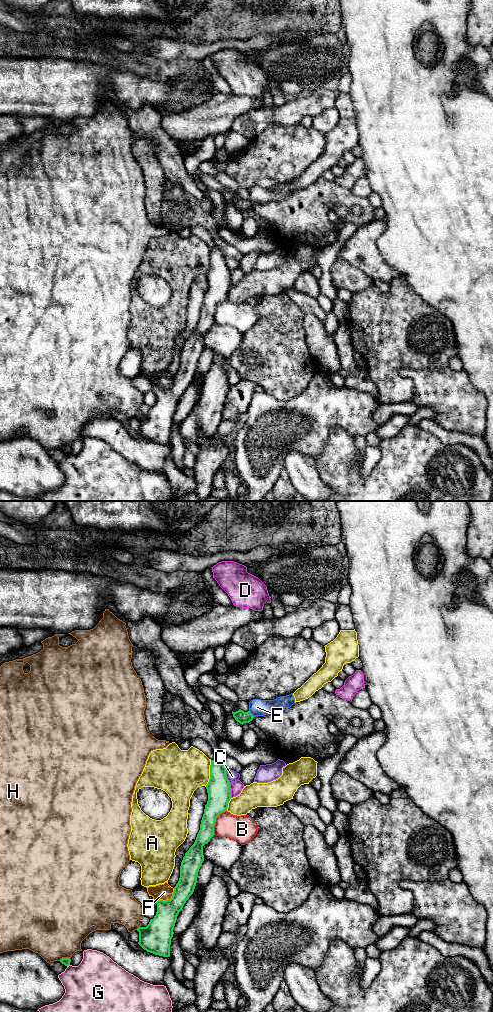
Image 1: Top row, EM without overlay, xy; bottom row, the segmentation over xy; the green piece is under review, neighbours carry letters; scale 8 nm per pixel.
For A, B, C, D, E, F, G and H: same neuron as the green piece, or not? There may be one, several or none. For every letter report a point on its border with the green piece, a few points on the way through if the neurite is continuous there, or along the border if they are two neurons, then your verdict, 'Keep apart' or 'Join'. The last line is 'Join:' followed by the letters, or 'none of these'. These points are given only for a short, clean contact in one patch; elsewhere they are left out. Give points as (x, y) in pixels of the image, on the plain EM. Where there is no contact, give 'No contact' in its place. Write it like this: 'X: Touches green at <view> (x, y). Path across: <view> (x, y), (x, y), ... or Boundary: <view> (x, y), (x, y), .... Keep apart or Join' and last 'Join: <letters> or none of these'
A: Touches green at xy (210, 261). Keep apart
B: Touches green at xy (215, 309). Keep apart
C: Touches green at xy (225, 264). Boundary: xy (225, 257), (225, 263), (230, 270). Keep apart
D: Touches green at xy (230, 278). Boundary: xy (229, 271), (232, 285). Keep apart
E: Touches green at xy (250, 201). Path across: xy (240, 204), (250, 201), (257, 195). Join
F: Touches green at xy (167, 388). Keep apart
G: Touches green at xy (68, 453). Keep apart
H: Touches green at xy (64, 446). Keep apart
Join: E

